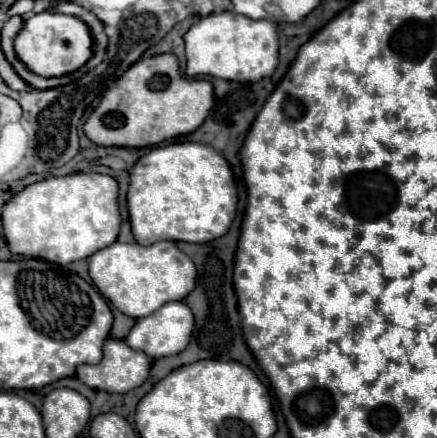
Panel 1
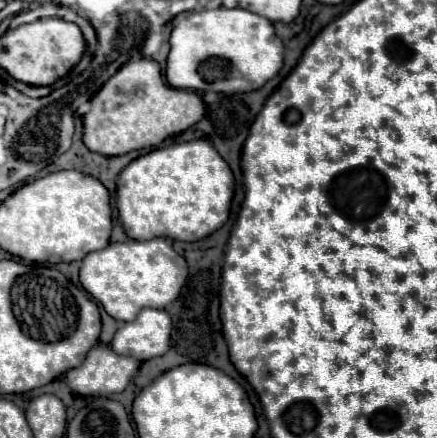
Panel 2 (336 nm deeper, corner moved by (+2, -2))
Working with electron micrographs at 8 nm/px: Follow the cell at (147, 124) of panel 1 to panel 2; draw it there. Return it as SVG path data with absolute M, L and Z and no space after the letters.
M152 59L128 61L94 95L92 109L84 115L84 145L100 155L114 157L142 147L156 147L164 139L178 135L204 117L204 103L198 93L172 89L164 83L160 67Z

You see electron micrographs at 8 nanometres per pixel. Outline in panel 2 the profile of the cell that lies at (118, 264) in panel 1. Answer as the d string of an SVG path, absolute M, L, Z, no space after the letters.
M164 237L150 241L130 239L126 243L110 243L106 249L88 253L80 267L82 287L116 321L134 321L136 313L140 313L144 307L164 309L180 295L186 277L188 267L184 257L180 257L172 249L172 241Z

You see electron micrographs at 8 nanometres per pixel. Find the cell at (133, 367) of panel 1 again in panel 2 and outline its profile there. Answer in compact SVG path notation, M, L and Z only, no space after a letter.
M104 343L92 347L84 363L76 369L70 369L64 375L64 381L72 393L90 397L90 395L112 395L126 389L132 375L138 371L140 361L134 357L120 357Z

